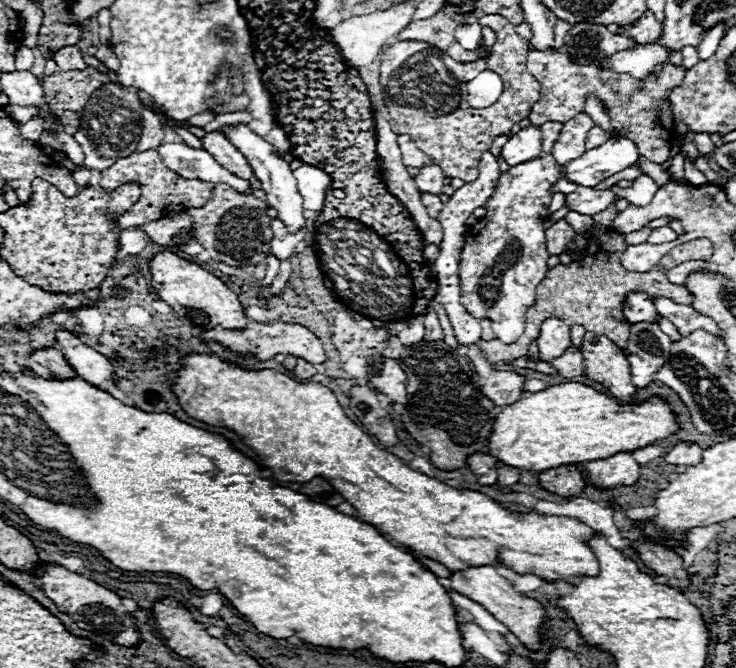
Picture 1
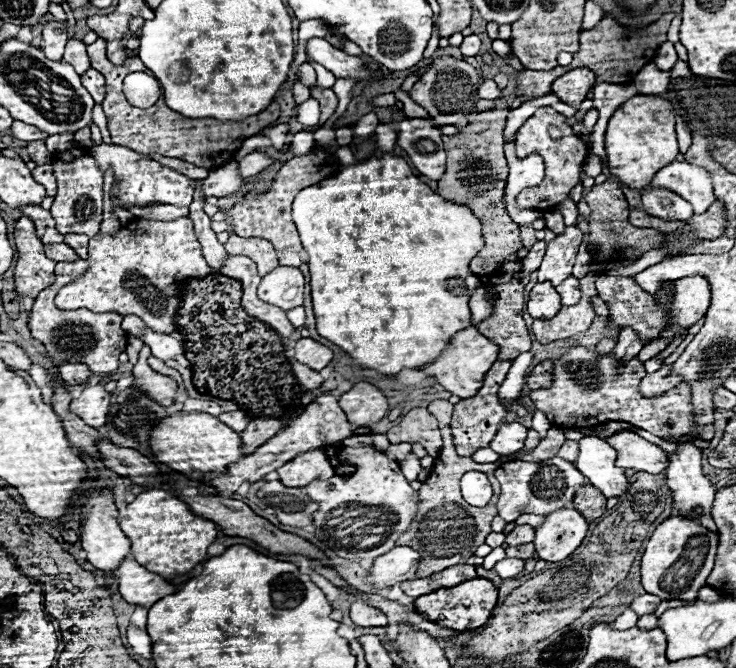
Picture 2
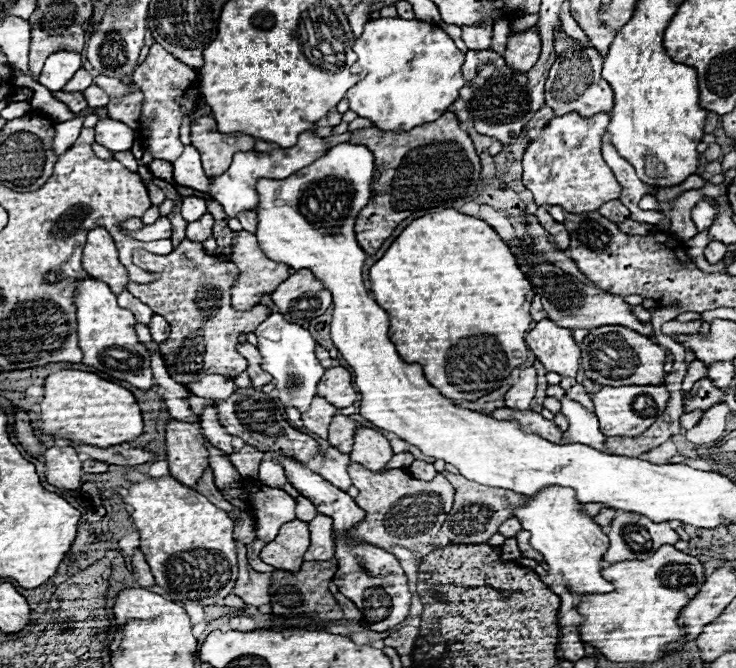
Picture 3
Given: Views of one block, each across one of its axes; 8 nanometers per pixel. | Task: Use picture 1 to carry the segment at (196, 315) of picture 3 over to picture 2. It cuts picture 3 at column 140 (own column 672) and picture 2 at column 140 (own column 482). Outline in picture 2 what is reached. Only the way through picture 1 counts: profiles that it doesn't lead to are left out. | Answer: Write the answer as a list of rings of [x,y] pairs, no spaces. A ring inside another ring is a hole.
[[[128,336],[126,354],[128,354],[128,358],[130,358],[130,362],[132,362],[132,364],[136,364],[136,362],[138,362],[138,354],[140,354],[142,346],[144,346],[144,342],[142,342],[142,340],[138,340],[138,338],[134,338],[134,336]]]

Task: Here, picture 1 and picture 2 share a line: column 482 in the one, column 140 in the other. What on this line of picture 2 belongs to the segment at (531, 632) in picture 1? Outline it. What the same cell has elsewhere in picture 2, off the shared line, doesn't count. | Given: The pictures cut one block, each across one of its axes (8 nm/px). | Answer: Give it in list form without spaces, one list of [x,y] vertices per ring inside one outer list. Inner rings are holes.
[[[126,558],[122,562],[116,576],[118,576],[118,582],[120,582],[122,598],[132,606],[150,608],[162,596],[168,596],[168,594],[176,592],[174,584],[170,584],[160,574],[148,572],[144,566],[140,566],[132,558]]]

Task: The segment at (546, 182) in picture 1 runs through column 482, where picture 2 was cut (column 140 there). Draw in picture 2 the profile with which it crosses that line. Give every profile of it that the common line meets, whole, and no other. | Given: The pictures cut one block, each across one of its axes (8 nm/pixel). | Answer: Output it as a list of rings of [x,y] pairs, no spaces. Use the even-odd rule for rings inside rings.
[[[190,216],[170,222],[132,218],[112,234],[98,232],[98,236],[90,238],[88,260],[88,270],[78,276],[78,280],[60,288],[56,296],[58,308],[134,314],[140,316],[150,330],[172,336],[180,336],[176,312],[180,308],[184,280],[202,280],[202,276],[210,274]]]

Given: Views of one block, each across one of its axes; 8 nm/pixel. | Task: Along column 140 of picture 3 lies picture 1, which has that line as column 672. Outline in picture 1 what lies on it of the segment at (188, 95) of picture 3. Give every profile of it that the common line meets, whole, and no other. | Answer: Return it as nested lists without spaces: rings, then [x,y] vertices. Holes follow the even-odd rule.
[[[580,22],[580,24],[574,24],[570,28],[570,32],[566,34],[564,38],[564,46],[560,50],[530,50],[528,54],[528,72],[532,72],[532,76],[536,76],[536,80],[540,82],[540,100],[534,104],[532,112],[530,112],[530,124],[534,126],[542,126],[544,122],[548,120],[570,120],[572,116],[576,116],[578,112],[584,112],[584,106],[586,106],[586,96],[596,96],[602,104],[604,104],[604,110],[608,112],[610,116],[610,122],[612,122],[612,128],[616,130],[618,136],[624,136],[628,140],[632,140],[634,144],[638,144],[638,152],[642,156],[646,156],[648,160],[656,162],[656,164],[662,164],[670,158],[670,142],[672,142],[672,104],[670,104],[670,92],[682,84],[684,76],[686,76],[686,68],[684,66],[674,66],[672,62],[666,62],[662,64],[662,70],[654,76],[650,74],[648,78],[644,80],[636,80],[628,74],[614,74],[612,70],[602,70],[600,66],[600,58],[604,56],[612,56],[620,50],[628,50],[628,48],[634,48],[638,42],[624,36],[624,34],[616,34],[616,32],[608,32],[606,26],[602,24],[588,24],[588,22]]]

